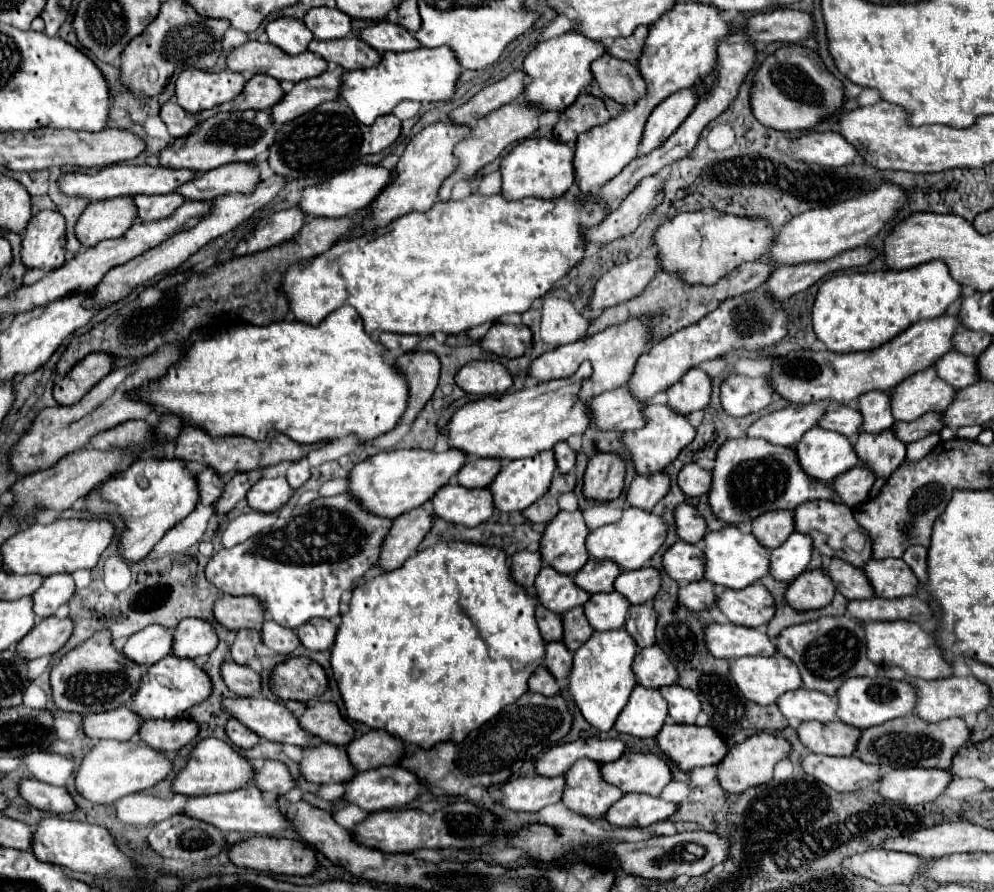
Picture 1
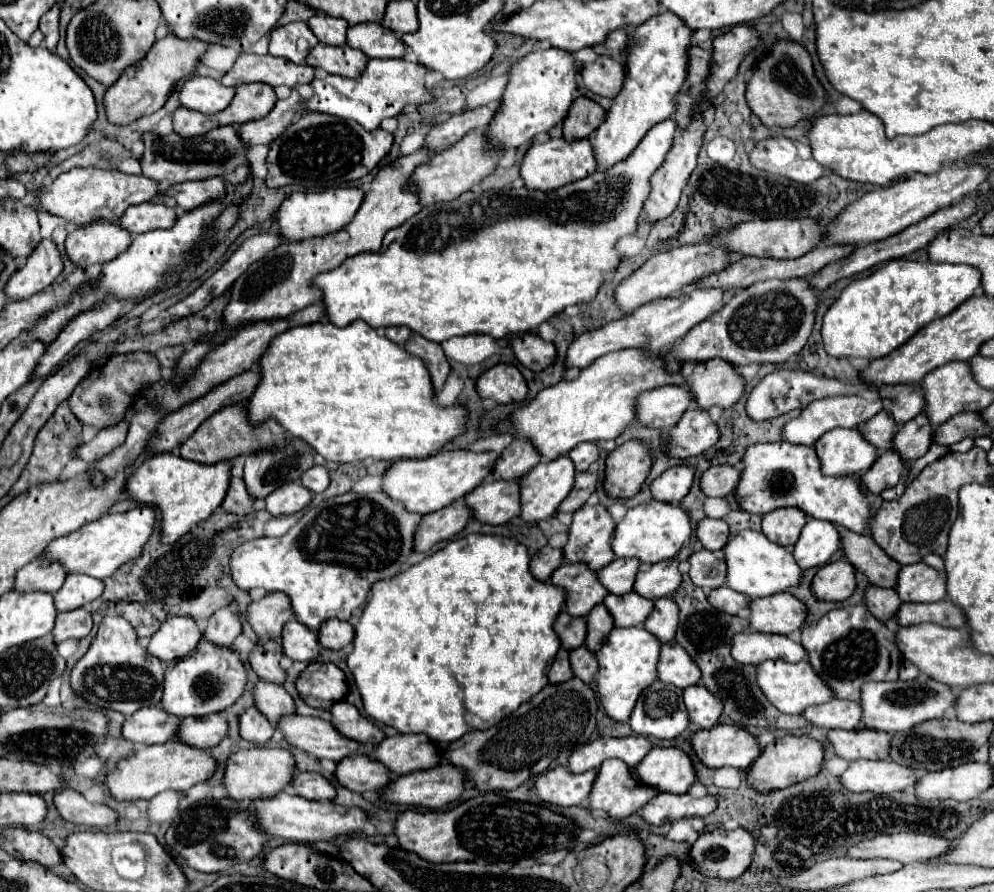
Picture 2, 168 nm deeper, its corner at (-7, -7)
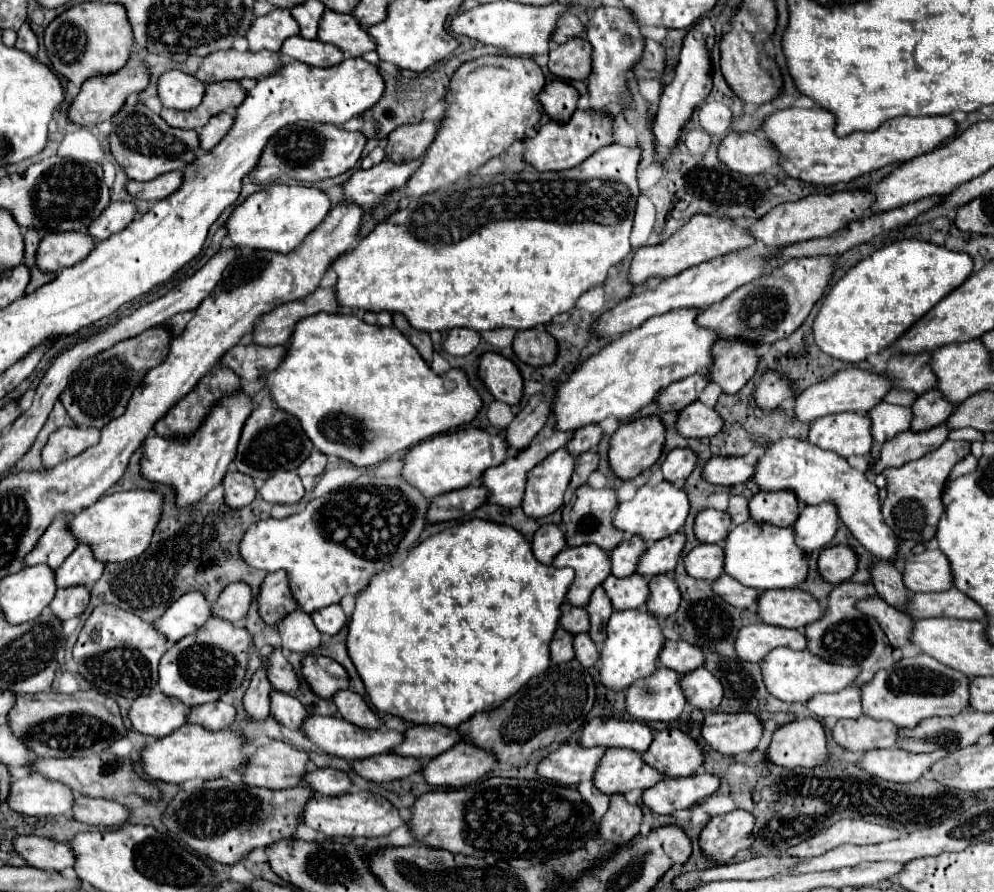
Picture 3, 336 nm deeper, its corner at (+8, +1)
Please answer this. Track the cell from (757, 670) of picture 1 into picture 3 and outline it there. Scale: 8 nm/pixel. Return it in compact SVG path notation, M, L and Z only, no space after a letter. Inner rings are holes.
M779 647L779 649L773 649L761 661L761 675L763 675L763 683L765 683L767 691L773 697L777 697L785 703L795 703L795 701L807 703L817 693L833 693L833 691L841 691L841 689L849 687L853 683L853 679L859 675L859 669L827 663L827 661L811 655L809 651L793 651L787 647Z

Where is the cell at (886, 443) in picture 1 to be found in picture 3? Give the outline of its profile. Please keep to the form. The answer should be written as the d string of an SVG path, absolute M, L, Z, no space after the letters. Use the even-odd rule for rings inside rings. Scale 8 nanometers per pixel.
M935 389L919 395L913 405L911 405L911 411L913 411L913 419L911 419L911 431L927 431L931 427L937 427L937 425L943 425L945 419L953 413L955 405L947 403L941 393L937 393Z

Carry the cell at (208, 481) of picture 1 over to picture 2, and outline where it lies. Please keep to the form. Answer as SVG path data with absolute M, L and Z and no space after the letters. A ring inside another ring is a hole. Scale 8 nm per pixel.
M232 477L228 495L226 495L224 503L222 503L224 511L234 513L234 515L248 515L248 513L254 511L254 503L256 503L256 499L248 493L244 479Z

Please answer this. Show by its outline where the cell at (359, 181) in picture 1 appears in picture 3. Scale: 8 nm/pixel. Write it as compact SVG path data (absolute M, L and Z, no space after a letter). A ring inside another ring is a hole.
M273 183L271 187L247 197L227 221L227 239L235 247L271 249L279 253L293 251L327 215L331 199L325 191L305 185Z

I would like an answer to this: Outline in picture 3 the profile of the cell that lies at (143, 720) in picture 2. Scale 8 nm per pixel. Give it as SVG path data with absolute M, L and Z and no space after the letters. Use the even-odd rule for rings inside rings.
M151 691L149 695L141 695L133 701L129 709L131 729L149 735L149 737L165 737L169 731L175 731L187 721L189 707L185 707L177 699L165 697L161 691Z

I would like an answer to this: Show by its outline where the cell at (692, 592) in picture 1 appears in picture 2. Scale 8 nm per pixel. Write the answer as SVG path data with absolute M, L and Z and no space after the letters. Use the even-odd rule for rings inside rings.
M722 585L720 589L714 589L710 595L708 595L708 601L718 609L718 611L724 611L724 613L730 613L730 615L738 615L740 611L748 609L750 605L750 597L748 595L742 595L726 585Z

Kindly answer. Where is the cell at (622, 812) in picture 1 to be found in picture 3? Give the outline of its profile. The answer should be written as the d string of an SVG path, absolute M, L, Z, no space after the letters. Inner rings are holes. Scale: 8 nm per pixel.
M709 773L663 779L661 783L643 791L643 805L657 815L667 815L675 809L687 809L701 799L713 795L719 787L719 779Z

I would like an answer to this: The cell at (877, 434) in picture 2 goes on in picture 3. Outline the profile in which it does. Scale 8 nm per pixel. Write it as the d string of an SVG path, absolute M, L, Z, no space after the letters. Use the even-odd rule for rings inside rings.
M881 401L877 403L877 407L869 409L867 415L871 419L871 435L877 443L885 443L893 439L897 433L909 429L909 419L911 419L909 407Z

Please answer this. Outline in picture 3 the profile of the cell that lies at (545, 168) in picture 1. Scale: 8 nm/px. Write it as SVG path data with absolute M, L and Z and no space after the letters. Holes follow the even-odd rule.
M575 111L569 123L555 123L549 121L547 125L537 129L535 137L523 139L525 151L523 151L523 161L537 171L563 171L581 165L587 157L591 157L597 149L613 143L611 139L611 123L613 119L609 117L593 117L591 111Z

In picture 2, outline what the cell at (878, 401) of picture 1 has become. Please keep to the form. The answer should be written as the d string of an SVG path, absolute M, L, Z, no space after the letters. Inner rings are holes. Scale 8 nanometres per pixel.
M920 383L884 385L884 387L880 387L880 399L886 403L890 399L896 399L896 403L888 403L886 409L892 413L892 417L900 425L904 425L906 421L920 415L920 411L924 409L924 403L926 403L924 401L924 389Z

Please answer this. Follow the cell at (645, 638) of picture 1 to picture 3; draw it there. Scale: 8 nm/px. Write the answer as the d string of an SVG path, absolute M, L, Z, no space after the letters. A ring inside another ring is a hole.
M655 575L649 579L649 591L651 595L647 599L645 611L657 615L657 619L665 619L677 611L681 593L673 579L669 579L667 575Z

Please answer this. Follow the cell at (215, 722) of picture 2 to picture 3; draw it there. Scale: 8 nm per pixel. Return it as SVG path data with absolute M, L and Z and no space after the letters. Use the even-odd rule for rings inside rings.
M225 701L205 703L201 707L193 707L187 715L187 723L197 723L207 731L221 731L231 725L235 719L235 707Z

